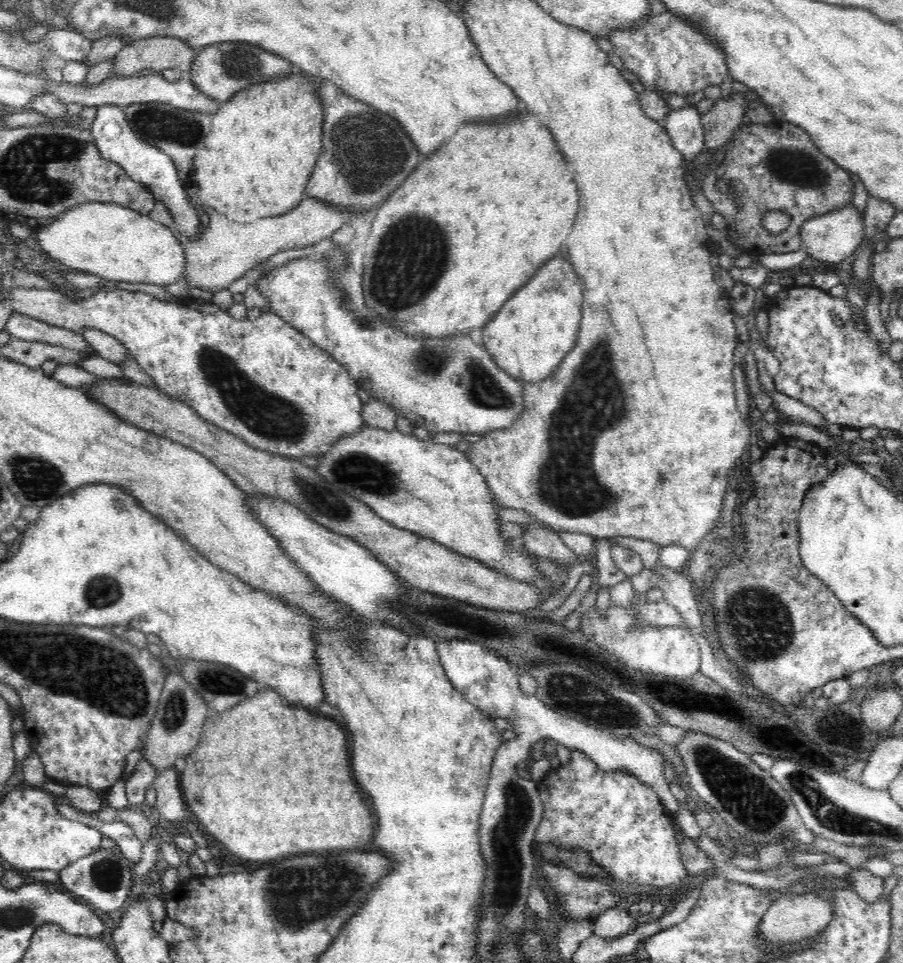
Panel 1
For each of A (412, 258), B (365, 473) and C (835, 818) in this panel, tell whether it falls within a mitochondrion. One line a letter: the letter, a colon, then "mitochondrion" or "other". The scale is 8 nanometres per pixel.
A: mitochondrion
B: mitochondrion
C: mitochondrion

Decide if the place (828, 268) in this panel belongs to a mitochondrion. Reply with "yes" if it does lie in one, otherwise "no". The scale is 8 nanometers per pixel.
no

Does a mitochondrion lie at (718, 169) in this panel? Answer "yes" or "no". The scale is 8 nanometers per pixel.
no

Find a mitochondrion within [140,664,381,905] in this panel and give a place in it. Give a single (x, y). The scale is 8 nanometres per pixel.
(219, 682)

